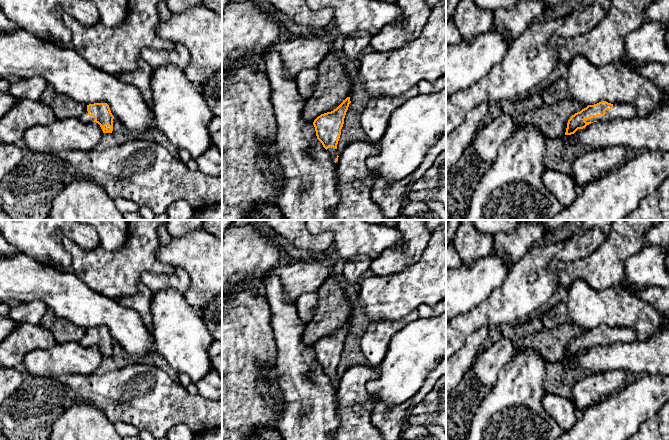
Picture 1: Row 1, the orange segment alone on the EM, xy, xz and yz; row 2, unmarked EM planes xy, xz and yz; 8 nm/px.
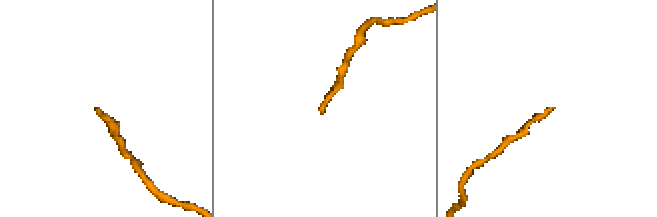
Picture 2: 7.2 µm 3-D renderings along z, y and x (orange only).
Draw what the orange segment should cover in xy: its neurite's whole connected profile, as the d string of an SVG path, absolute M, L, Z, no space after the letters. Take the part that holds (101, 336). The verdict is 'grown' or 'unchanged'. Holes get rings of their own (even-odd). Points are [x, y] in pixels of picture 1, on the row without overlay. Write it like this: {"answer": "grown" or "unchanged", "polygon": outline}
{"answer": "grown", "polygon": "M94 327L87 329L87 333L80 341L85 347L96 346L103 357L112 357L114 340L107 327Z"}

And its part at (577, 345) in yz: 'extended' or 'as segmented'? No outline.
extended

